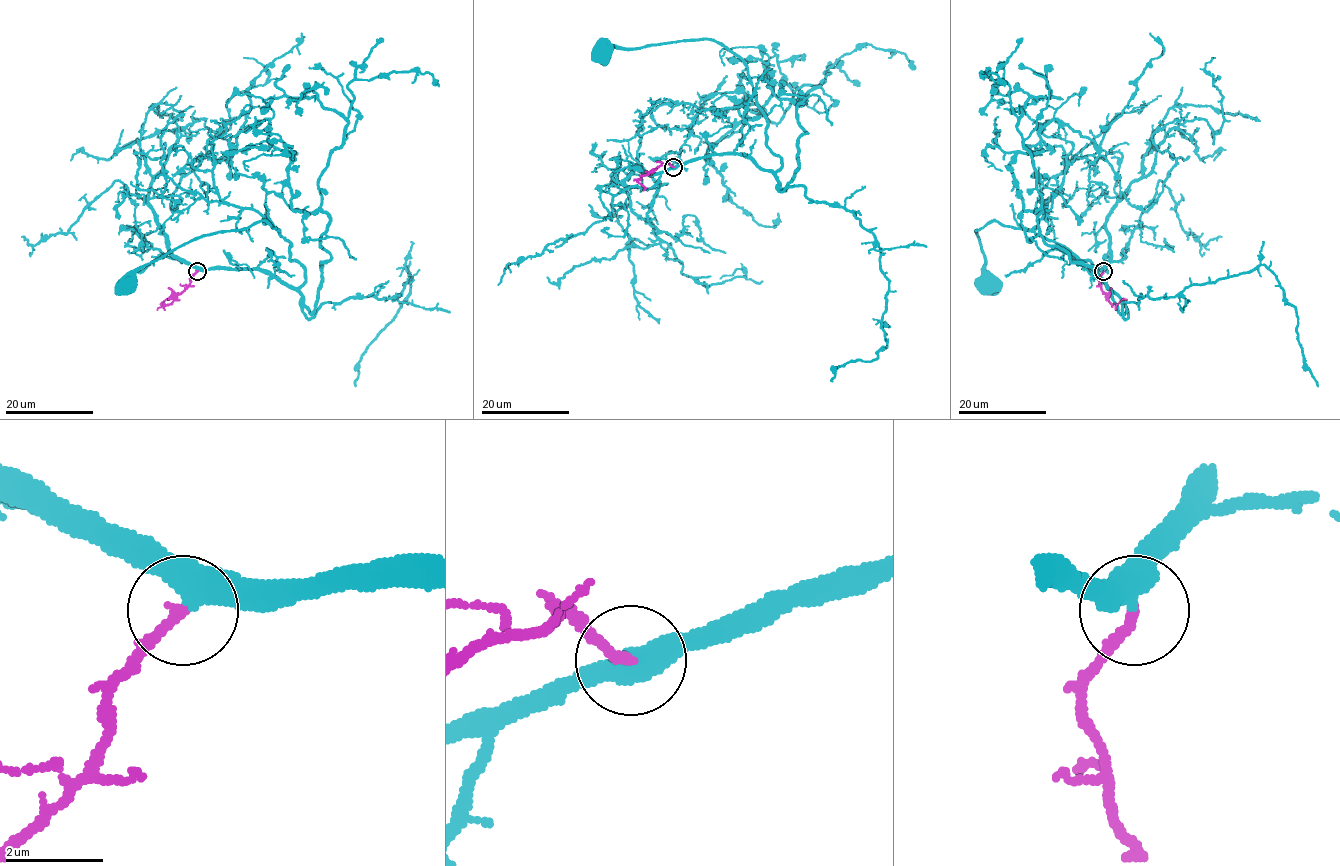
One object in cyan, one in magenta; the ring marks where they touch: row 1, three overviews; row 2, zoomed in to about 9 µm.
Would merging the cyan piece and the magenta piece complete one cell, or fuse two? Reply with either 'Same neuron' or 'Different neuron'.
Same neuron

